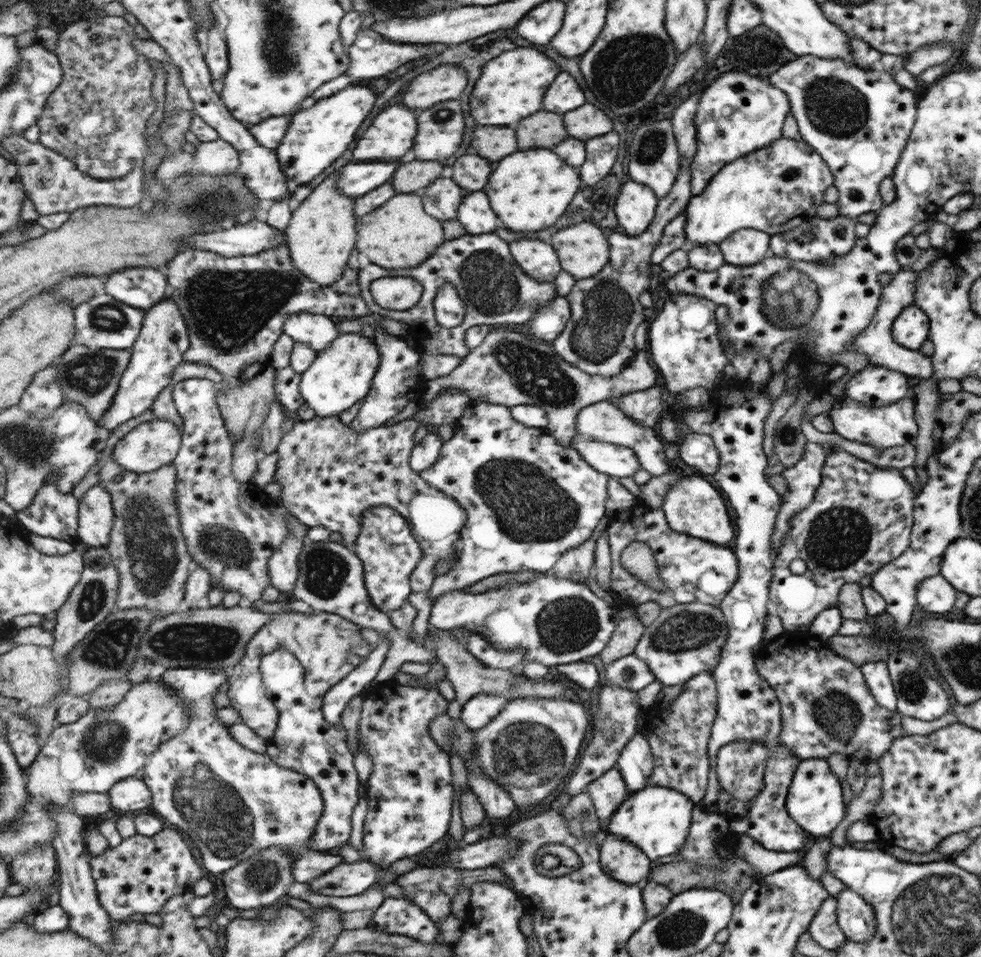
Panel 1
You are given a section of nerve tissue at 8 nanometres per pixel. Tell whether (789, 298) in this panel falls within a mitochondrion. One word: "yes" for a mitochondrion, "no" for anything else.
yes

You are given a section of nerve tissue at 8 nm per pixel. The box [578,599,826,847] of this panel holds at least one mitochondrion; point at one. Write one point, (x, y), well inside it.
(685, 631)

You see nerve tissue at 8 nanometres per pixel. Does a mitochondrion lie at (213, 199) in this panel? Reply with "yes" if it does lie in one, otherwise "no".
yes

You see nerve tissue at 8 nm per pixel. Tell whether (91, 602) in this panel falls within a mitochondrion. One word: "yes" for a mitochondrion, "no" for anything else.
yes

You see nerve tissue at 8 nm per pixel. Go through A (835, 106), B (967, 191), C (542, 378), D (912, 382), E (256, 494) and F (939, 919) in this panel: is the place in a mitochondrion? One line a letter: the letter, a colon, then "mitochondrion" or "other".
A: mitochondrion
B: other
C: mitochondrion
D: other
E: other
F: mitochondrion

